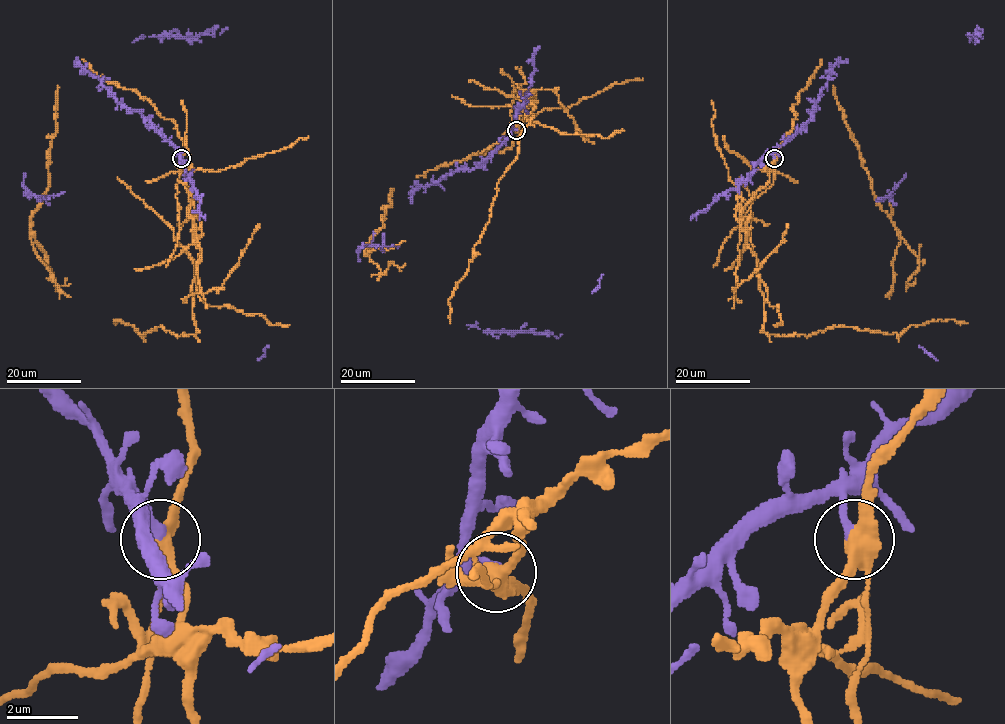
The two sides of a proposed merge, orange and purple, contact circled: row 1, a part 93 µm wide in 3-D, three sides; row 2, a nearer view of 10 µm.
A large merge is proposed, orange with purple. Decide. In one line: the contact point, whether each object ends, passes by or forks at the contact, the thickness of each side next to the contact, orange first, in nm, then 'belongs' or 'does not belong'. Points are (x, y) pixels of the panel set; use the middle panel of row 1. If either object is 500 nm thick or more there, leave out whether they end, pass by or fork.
(516, 130) | orange forks | purple ends | 400/280 nm | does not belong

